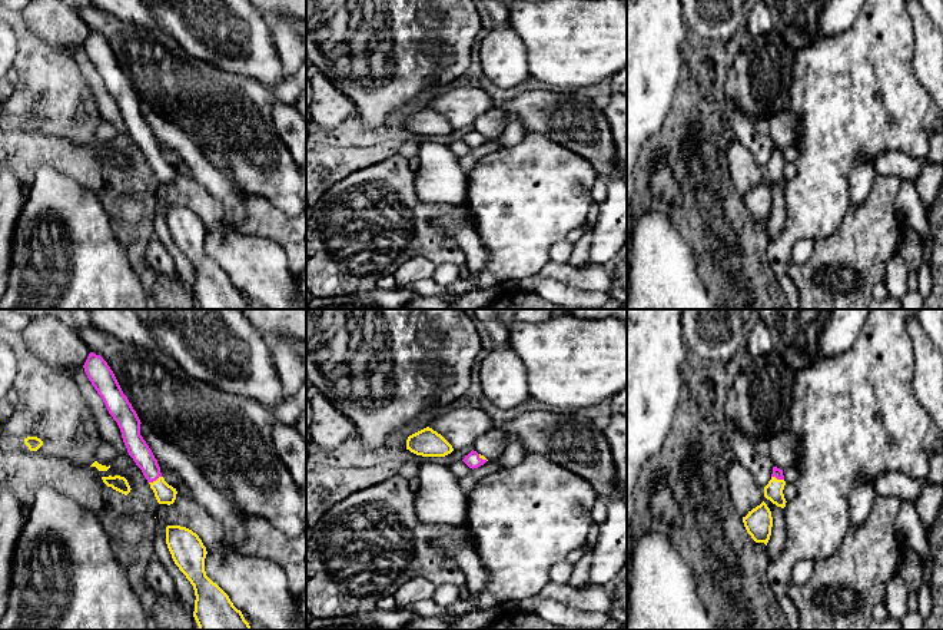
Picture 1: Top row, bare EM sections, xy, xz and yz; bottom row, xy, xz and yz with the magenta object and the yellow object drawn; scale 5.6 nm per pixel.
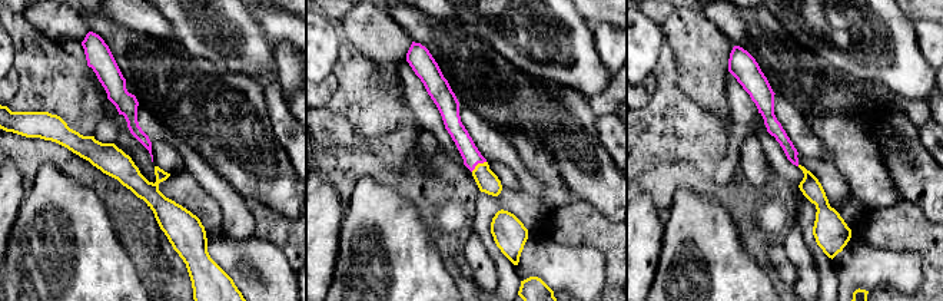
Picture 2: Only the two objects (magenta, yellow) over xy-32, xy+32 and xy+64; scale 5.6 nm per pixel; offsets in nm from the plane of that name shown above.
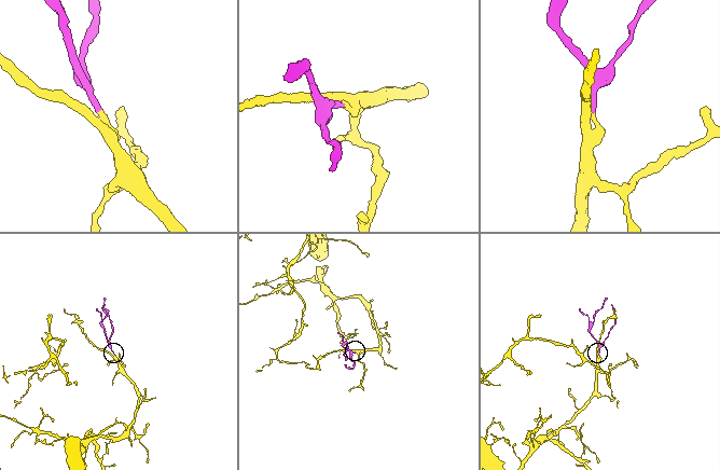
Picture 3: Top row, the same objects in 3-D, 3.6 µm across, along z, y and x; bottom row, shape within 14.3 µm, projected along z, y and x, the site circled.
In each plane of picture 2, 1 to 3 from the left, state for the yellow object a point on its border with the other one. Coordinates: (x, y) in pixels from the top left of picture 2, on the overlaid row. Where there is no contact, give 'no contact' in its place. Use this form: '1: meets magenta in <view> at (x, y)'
1: no contact
2: meets magenta in xy+32 at (478, 162)
3: no contact

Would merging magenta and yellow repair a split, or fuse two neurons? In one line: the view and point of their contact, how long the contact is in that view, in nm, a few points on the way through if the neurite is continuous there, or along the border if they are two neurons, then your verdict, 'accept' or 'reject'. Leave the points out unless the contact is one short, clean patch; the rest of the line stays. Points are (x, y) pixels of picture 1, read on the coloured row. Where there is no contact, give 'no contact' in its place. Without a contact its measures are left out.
contact xy (155, 480); length 80 nm; way xy (138, 448), (155, 480), (165, 494); accept

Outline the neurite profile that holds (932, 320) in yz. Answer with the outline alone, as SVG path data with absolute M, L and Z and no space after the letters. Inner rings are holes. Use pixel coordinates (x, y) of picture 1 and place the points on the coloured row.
M910 309L914 314L934 346L943 354L943 309Z

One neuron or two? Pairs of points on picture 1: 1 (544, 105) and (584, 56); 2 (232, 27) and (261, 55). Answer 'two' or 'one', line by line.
1: two
2: one

